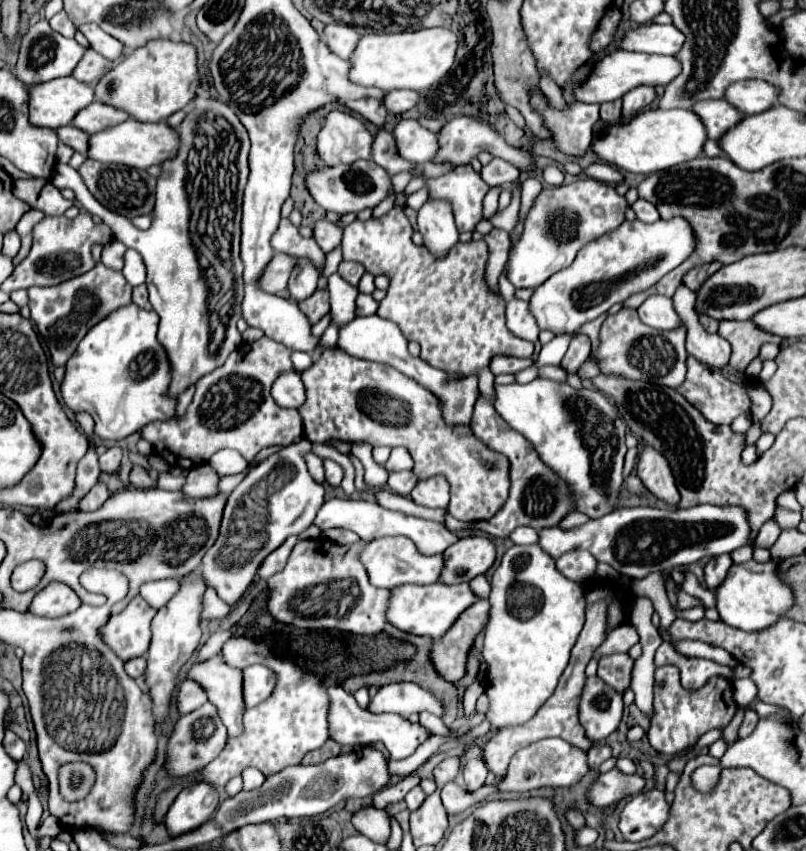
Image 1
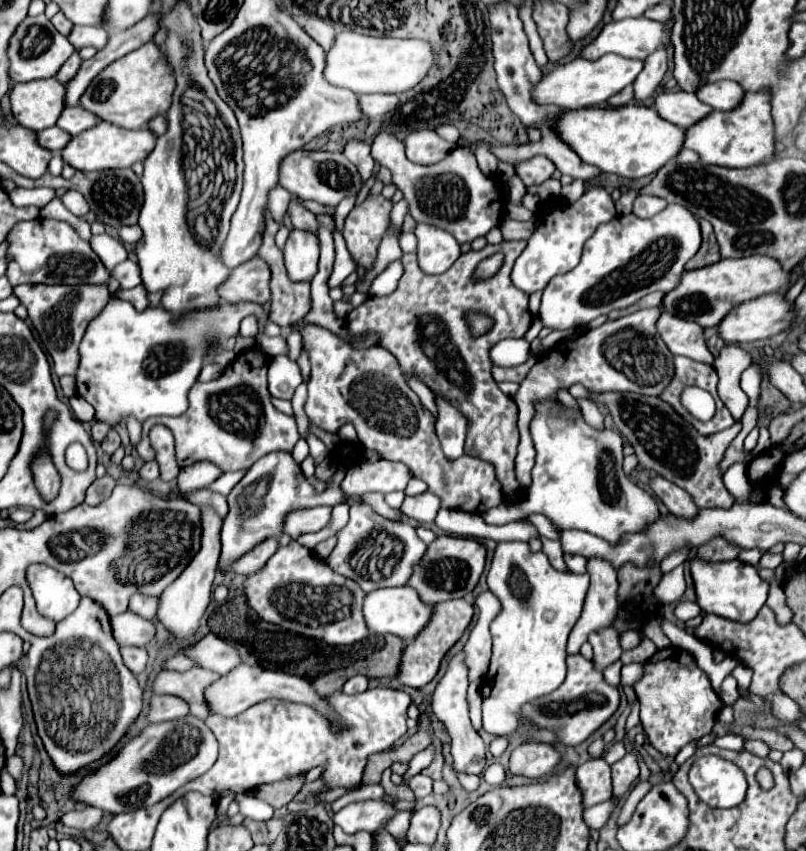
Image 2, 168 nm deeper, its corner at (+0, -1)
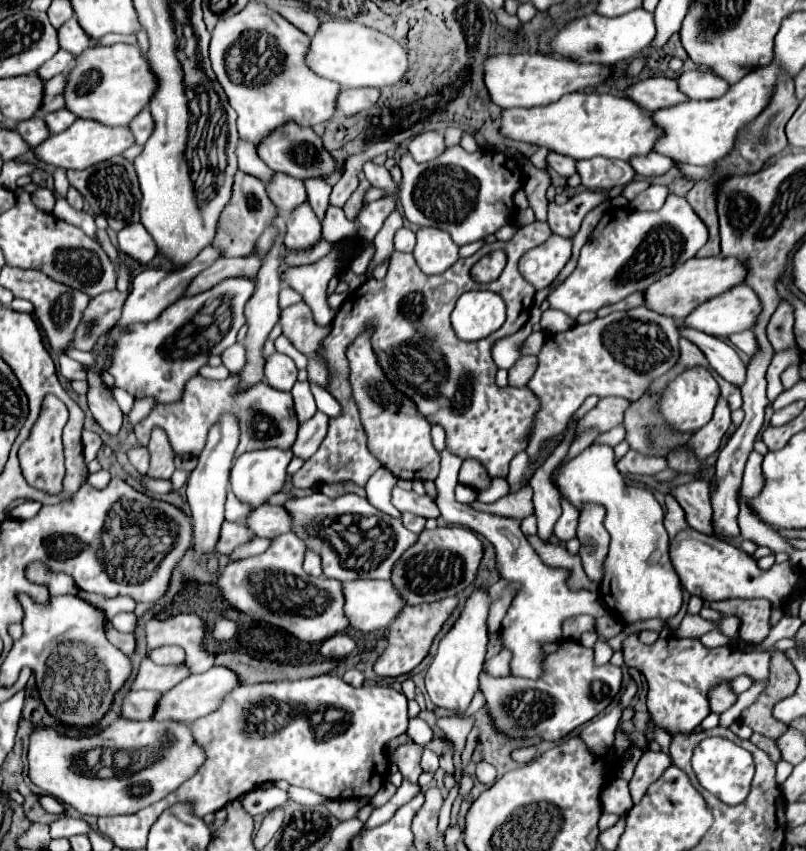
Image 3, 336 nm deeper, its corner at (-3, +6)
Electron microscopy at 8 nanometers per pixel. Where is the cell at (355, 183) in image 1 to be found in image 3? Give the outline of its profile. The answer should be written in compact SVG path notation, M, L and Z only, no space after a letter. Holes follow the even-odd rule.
M291 122L277 128L275 132L271 132L259 144L257 152L271 170L283 172L283 174L299 178L299 180L309 180L309 176L321 176L325 180L339 170L337 160L325 150L325 146L321 144L321 138L311 128L301 128L301 126L291 124Z

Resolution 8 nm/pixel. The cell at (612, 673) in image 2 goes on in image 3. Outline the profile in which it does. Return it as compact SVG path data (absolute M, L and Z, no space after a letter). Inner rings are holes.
M599 638L593 650L595 650L595 664L597 664L597 666L605 666L605 664L611 660L611 656L613 656L613 650L611 650L611 646L605 642L605 638Z

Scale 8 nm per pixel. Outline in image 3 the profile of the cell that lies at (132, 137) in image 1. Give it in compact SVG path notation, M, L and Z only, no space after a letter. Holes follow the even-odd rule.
M77 120L71 128L63 130L61 134L49 136L43 144L39 144L35 148L35 154L39 160L53 164L53 166L61 166L61 168L75 168L75 170L83 170L89 168L101 160L109 160L113 156L123 154L127 148L135 146L135 138L131 134L129 128L123 126L105 126L105 124L97 124L97 120Z

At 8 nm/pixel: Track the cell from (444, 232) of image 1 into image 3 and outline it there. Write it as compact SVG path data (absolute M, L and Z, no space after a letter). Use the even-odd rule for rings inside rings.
M419 228L413 256L425 274L441 274L459 260L459 246L445 230Z

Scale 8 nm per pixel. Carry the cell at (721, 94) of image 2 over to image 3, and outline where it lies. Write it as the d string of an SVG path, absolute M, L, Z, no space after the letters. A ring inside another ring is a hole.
M699 70L681 74L679 86L681 86L681 92L685 92L691 100L721 98L729 90L729 84L725 84L725 80L721 80L721 76L717 76L713 72L699 72Z

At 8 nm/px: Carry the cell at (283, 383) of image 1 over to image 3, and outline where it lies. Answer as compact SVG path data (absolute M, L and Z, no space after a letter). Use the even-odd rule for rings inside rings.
M275 352L265 362L265 378L267 384L275 390L289 392L297 382L297 366L293 364L293 360L289 360L289 356Z

